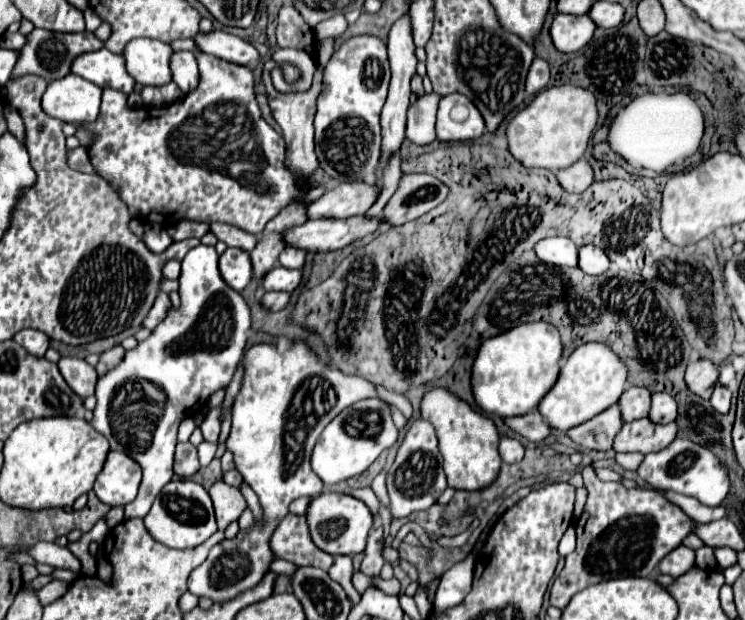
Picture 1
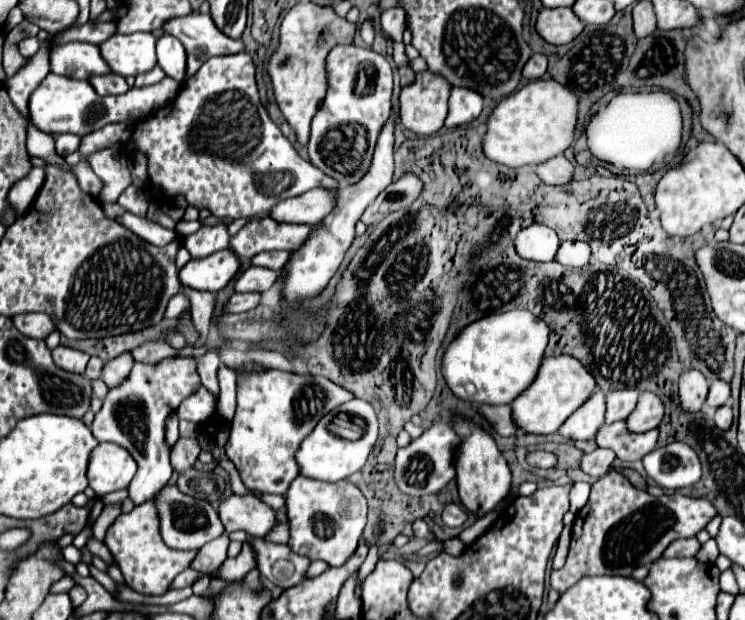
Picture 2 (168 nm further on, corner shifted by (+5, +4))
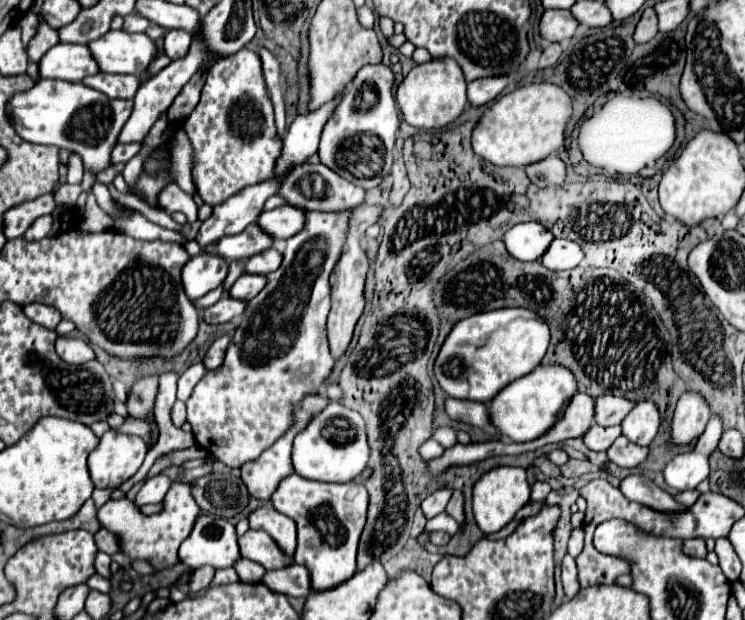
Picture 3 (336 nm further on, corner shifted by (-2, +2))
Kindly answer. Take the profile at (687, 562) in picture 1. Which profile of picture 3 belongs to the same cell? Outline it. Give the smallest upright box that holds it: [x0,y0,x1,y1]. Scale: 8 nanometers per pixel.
[682,539,706,557]

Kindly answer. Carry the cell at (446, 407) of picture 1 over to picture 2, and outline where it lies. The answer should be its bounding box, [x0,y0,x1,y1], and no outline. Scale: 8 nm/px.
[457,425,511,517]

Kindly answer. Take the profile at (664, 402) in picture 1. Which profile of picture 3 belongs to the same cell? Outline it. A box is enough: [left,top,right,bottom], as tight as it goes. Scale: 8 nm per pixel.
[622,399,660,445]

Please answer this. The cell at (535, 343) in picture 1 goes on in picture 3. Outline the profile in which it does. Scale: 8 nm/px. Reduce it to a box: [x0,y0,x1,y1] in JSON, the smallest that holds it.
[434,309,550,403]

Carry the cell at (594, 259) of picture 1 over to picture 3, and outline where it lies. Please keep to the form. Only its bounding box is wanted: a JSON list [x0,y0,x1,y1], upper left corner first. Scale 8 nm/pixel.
[542,239,584,271]

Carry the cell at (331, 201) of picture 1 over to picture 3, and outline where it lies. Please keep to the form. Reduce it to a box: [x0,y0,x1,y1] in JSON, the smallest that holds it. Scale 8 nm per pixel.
[258,205,306,239]

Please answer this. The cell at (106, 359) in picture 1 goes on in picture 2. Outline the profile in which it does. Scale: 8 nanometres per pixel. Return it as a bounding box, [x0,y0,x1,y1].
[103,353,135,387]

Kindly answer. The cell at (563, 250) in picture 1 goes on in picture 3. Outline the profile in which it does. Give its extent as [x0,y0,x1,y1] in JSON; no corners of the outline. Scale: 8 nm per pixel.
[504,223,554,261]

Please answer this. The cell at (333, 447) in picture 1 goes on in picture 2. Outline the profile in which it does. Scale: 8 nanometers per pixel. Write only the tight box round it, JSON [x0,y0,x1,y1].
[295,399,379,483]

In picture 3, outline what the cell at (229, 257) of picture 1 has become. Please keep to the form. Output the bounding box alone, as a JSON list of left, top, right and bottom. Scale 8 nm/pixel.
[182,253,228,301]

